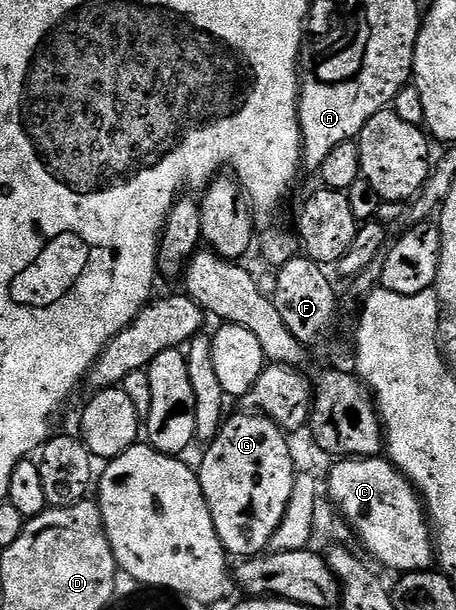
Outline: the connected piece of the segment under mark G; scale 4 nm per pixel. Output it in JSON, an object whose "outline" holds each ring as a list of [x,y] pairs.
{"outline":[[[237,413],[233,418],[225,417],[216,437],[207,443],[198,477],[224,549],[243,560],[269,549],[271,537],[286,516],[298,466],[292,463],[285,432],[271,419],[261,414]]]}

